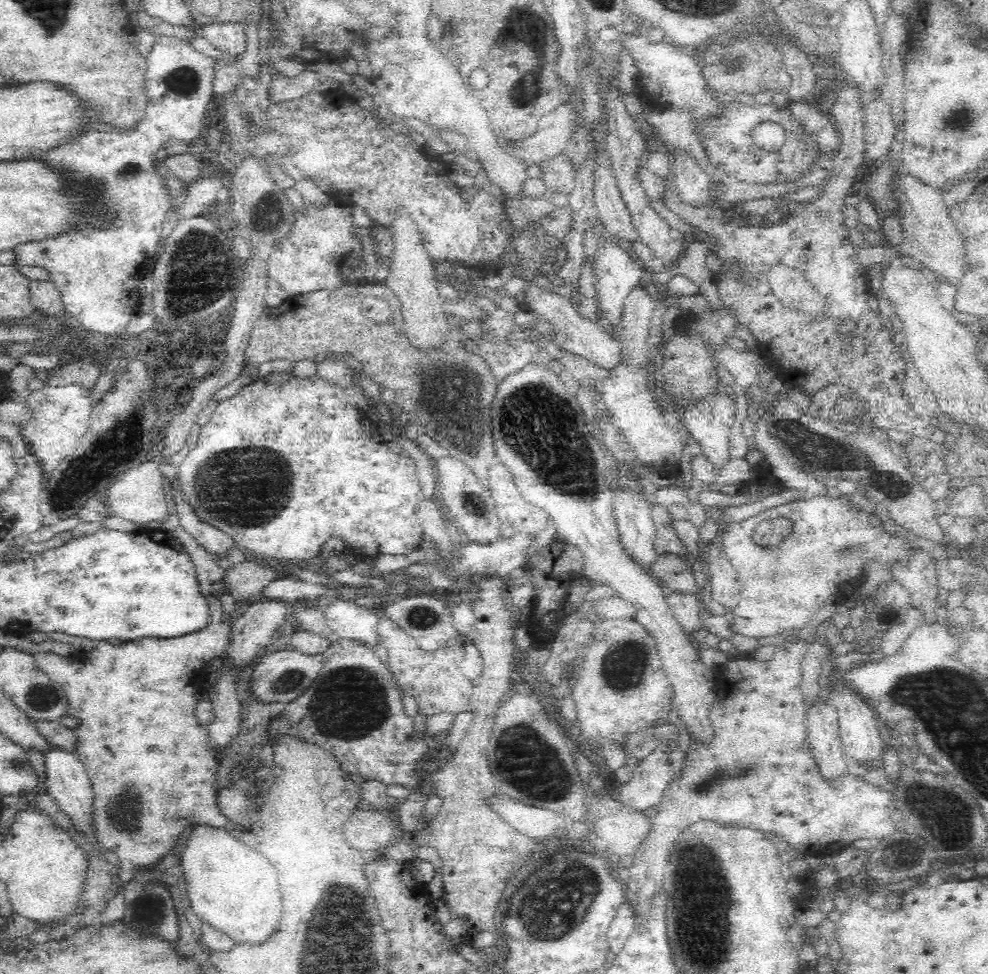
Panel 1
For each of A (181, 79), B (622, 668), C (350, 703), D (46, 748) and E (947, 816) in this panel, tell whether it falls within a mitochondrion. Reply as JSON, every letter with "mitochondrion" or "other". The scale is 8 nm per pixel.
{"A":"mitochondrion","B":"mitochondrion","C":"mitochondrion","D":"other","E":"mitochondrion"}

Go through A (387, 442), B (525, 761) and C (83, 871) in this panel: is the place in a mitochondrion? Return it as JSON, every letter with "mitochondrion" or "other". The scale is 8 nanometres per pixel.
{"A":"other","B":"mitochondrion","C":"other"}

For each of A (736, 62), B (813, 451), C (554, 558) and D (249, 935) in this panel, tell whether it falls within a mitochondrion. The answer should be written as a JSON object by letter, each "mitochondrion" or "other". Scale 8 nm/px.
{"A":"mitochondrion","B":"mitochondrion","C":"other","D":"other"}

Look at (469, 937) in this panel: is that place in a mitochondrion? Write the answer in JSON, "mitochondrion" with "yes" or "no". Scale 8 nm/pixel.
{"mitochondrion":"no"}

